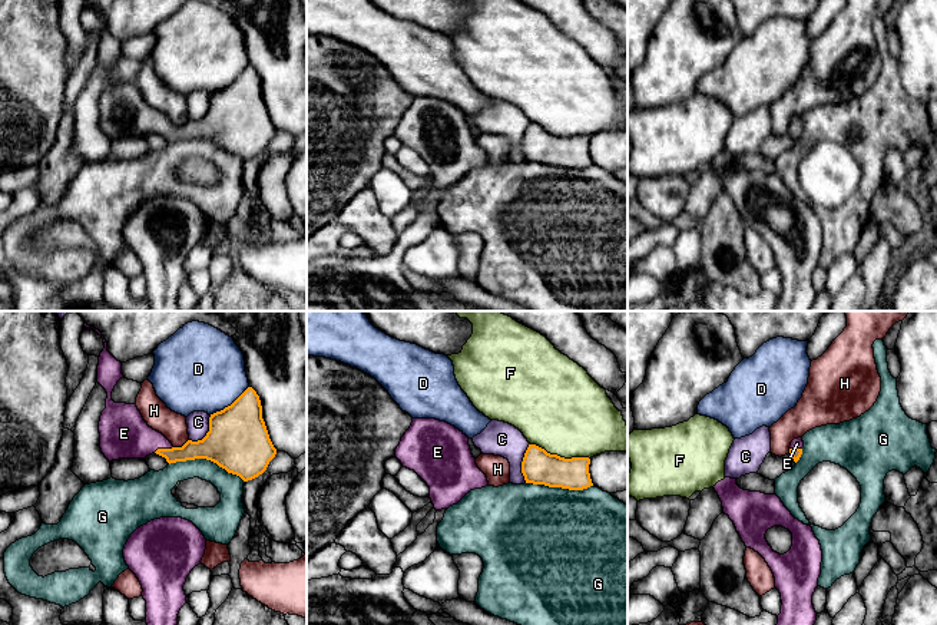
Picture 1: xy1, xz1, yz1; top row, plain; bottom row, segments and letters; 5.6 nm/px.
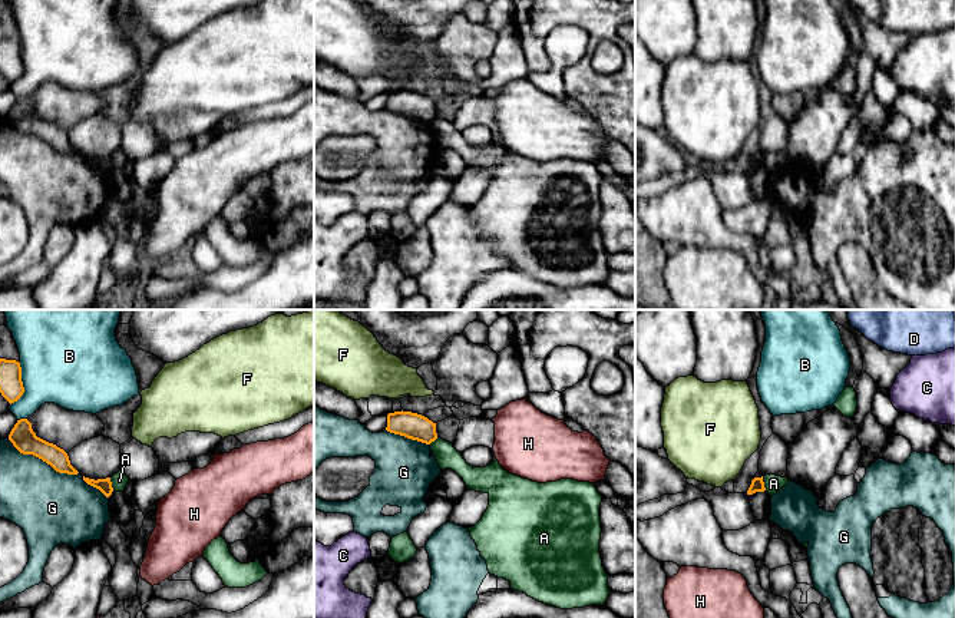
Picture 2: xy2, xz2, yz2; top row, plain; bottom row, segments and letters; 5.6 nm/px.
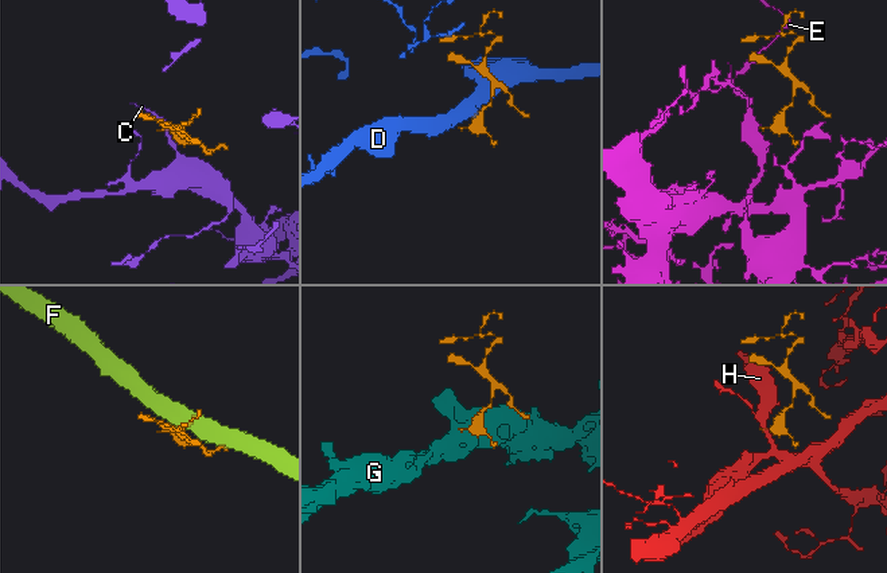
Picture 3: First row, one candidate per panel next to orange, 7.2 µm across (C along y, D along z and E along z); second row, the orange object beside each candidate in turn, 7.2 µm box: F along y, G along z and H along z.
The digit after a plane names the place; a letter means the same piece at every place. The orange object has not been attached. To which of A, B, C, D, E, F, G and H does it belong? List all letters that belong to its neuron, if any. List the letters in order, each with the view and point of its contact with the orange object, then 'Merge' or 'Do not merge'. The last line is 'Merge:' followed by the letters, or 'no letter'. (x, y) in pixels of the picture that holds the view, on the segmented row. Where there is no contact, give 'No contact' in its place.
A: Touches orange at xy2 (111, 485). Do not merge
B: Touches orange at xy2 (22, 384). Do not merge
C: Touches orange at xz1 (522, 463). Do not merge
D: Touches orange at xy1 (228, 406). Do not merge
E: Touches orange at xy1 (162, 449). Merge
F: Touches orange at xz1 (559, 456). Do not merge
G: Touches orange at xy1 (207, 459). Do not merge
H: Touches orange at xy1 (182, 446). Do not merge
Merge: E

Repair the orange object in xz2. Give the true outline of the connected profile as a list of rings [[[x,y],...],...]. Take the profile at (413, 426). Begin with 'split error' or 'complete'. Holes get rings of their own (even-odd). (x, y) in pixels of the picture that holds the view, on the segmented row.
complete | [[[412,412],[389,413],[386,430],[426,445],[437,439],[436,423]]]

